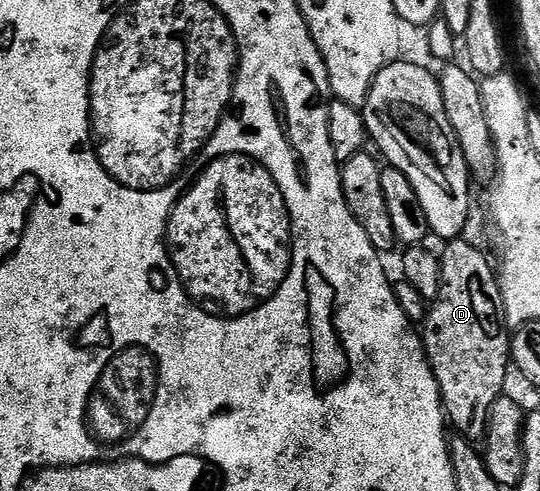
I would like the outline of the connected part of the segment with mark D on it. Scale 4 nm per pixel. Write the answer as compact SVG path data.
M467 238L458 240L448 240L442 245L443 252L439 256L439 265L441 266L441 290L437 294L437 298L430 305L429 311L426 313L425 319L421 324L421 339L423 349L427 352L427 361L431 363L433 374L439 383L439 393L443 399L443 411L449 421L450 427L454 429L460 436L464 436L466 440L479 442L487 435L487 419L489 418L489 410L493 406L493 402L497 402L497 398L504 395L507 384L507 364L512 363L511 359L511 336L507 322L503 318L503 299L501 298L501 290L499 289L499 278L496 269L487 261L487 256L475 244L470 244Z

